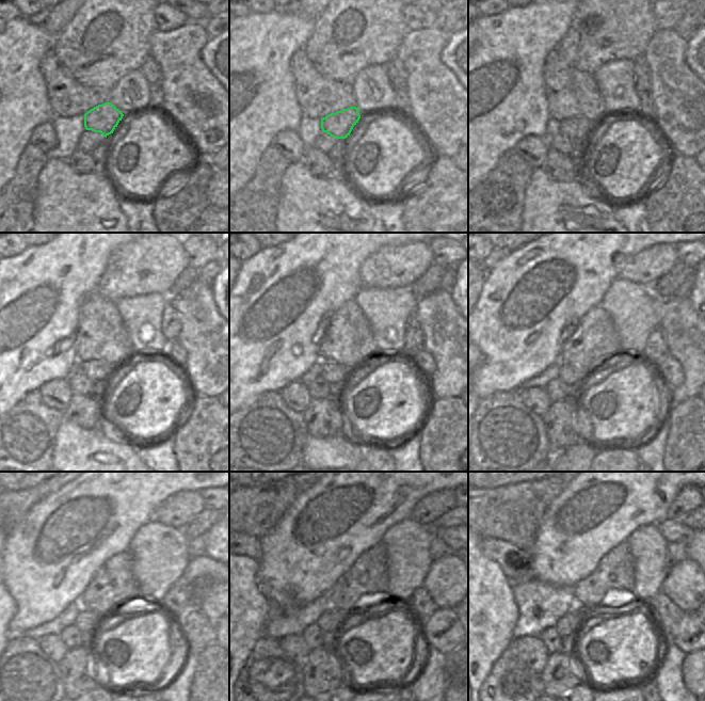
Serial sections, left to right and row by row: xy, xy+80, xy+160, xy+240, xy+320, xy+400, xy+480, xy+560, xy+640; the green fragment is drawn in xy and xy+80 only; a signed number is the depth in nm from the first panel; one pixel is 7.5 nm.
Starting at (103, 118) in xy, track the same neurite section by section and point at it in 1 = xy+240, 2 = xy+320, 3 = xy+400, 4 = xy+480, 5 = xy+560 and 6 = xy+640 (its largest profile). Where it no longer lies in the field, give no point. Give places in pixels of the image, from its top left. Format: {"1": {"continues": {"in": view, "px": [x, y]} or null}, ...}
{"1": {"continues": {"in": "xy+240", "px": [95, 370]}}, "2": {"continues": {"in": "xy+320", "px": [332, 372]}}, "3": {"continues": {"in": "xy+400", "px": [570, 375]}}, "4": {"continues": {"in": "xy+480", "px": [86, 620]}}, "5": {"continues": {"in": "xy+560", "px": [331, 620]}}, "6": {"continues": {"in": "xy+640", "px": [570, 623]}}}

